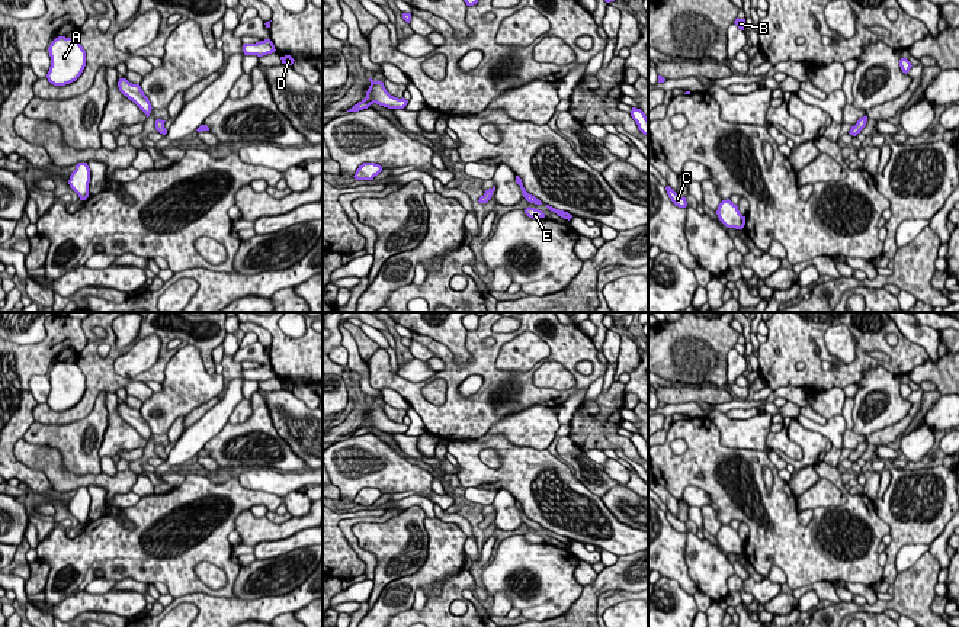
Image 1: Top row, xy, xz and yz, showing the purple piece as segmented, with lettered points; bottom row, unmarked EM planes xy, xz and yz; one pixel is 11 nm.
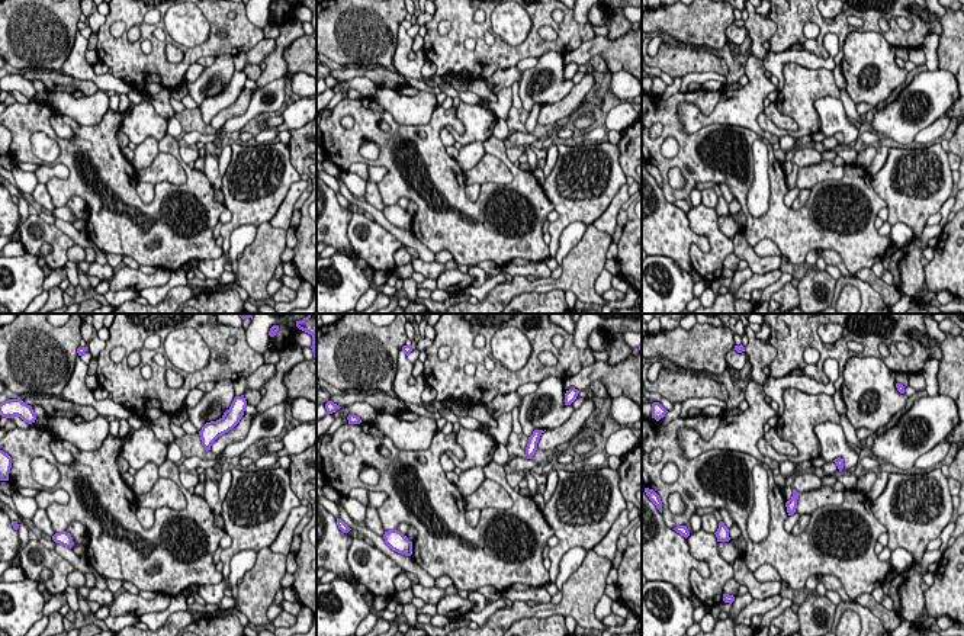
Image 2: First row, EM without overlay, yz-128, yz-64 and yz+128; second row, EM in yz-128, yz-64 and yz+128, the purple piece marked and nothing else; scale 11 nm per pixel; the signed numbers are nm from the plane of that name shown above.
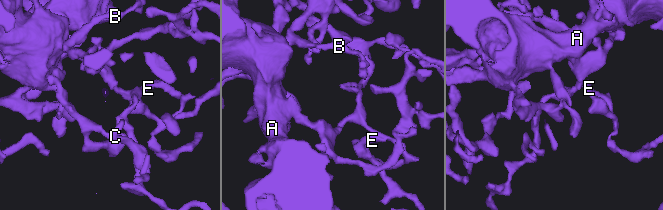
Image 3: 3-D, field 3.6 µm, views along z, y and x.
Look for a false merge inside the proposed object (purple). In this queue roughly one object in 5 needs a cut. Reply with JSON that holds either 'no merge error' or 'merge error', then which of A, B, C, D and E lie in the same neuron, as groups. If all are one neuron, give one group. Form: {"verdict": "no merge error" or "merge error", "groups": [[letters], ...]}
{"verdict": "no merge error", "groups": [["A", "B", "C", "D", "E"]]}

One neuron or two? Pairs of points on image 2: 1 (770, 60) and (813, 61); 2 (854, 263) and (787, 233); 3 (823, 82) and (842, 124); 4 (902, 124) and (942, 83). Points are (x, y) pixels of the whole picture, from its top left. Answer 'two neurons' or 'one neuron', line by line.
1: one neuron
2: one neuron
3: two neurons
4: one neuron

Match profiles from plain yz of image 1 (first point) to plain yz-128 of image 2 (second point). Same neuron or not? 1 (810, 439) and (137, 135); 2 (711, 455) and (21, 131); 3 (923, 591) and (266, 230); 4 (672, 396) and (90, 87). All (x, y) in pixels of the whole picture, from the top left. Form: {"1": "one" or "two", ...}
{"1": "one", "2": "one", "3": "one", "4": "one"}

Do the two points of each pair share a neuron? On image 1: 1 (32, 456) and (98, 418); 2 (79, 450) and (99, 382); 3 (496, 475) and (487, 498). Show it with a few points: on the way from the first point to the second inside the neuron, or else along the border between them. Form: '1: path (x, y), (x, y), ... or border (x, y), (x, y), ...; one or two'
1: border (22, 437), (54, 447), (71, 472); two
2: border (106, 392), (83, 417), (58, 424); two
3: border (465, 486), (497, 491); two

